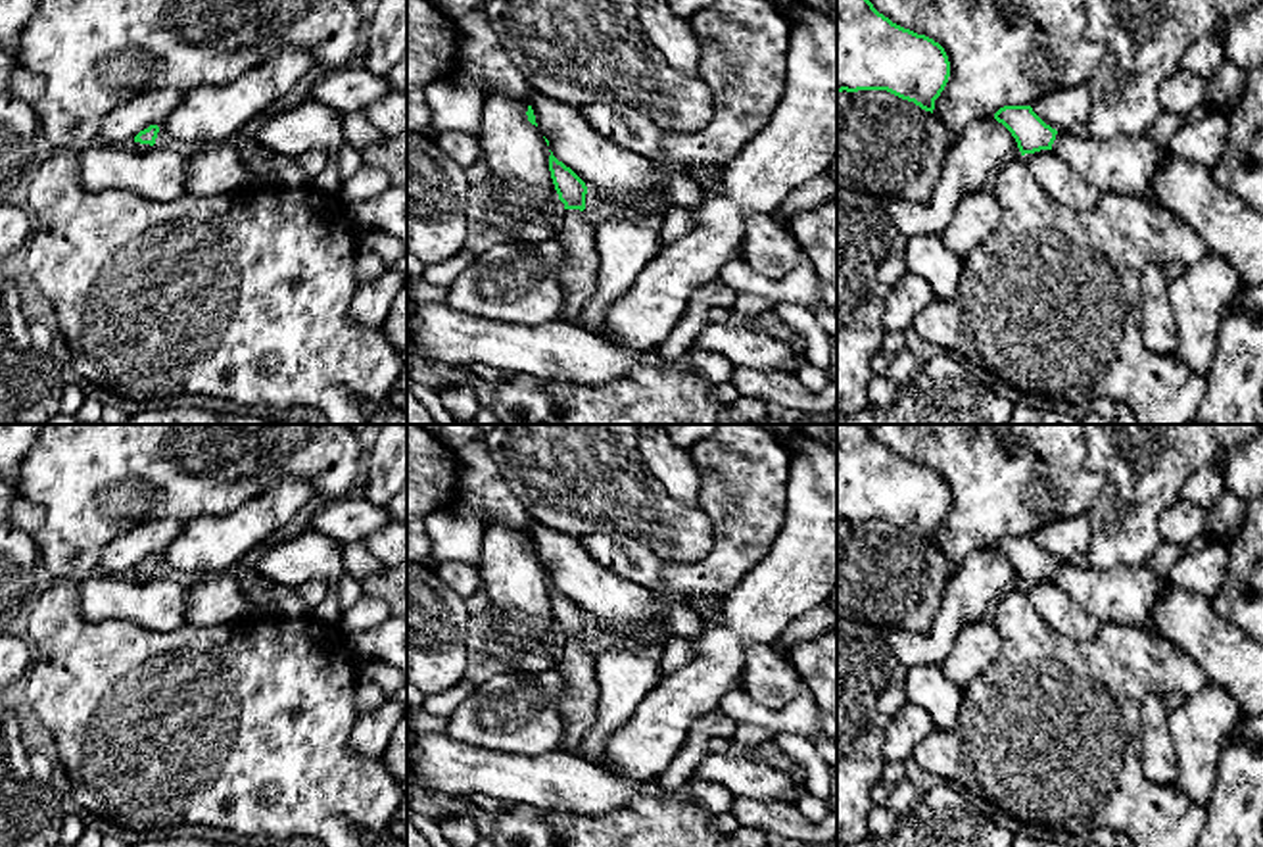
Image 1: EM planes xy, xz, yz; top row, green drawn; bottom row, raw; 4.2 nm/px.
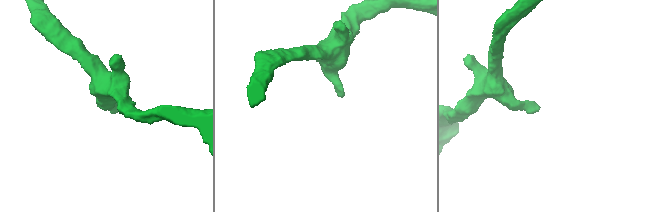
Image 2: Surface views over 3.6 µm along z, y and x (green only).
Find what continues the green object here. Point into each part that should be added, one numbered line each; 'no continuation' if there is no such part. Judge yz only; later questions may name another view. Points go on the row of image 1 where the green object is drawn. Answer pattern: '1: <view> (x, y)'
1: yz (1121, 164)

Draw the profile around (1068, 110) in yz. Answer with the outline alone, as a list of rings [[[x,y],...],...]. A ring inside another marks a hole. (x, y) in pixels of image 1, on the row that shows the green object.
[[[1086,85],[1060,88],[1031,104],[1033,111],[1052,129],[1081,133],[1092,113],[1092,96]]]

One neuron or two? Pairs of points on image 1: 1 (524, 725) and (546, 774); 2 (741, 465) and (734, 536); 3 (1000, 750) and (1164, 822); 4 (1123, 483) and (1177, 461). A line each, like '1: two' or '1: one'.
1: two
2: one
3: one
4: one

